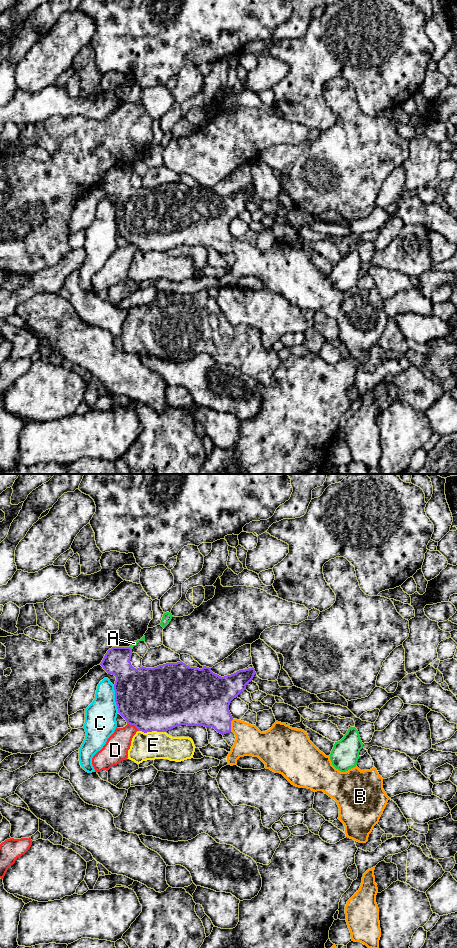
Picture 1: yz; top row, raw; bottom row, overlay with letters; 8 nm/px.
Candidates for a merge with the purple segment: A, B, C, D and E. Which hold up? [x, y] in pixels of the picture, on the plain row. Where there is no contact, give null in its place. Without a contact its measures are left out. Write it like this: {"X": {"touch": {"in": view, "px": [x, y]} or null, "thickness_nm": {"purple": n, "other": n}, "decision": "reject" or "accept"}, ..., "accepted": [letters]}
{"A": {"touch": {"in": "yz", "px": [130, 168]}, "thickness_nm": {"purple": 220, "other": 40}, "decision": "reject"}, "B": {"touch": {"in": "yz", "px": [230, 245]}, "thickness_nm": {"purple": 360, "other": 240}, "decision": "accept"}, "C": {"touch": {"in": "yz", "px": [115, 219]}, "thickness_nm": {"purple": 480, "other": 260}, "decision": "reject"}, "D": {"touch": {"in": "yz", "px": [133, 244]}, "thickness_nm": {"purple": 500, "other": 190}, "decision": "reject"}, "E": {"touch": {"in": "yz", "px": [152, 250]}, "thickness_nm": {"purple": 500, "other": 220}, "decision": "reject"}, "accepted": ["B"]}

